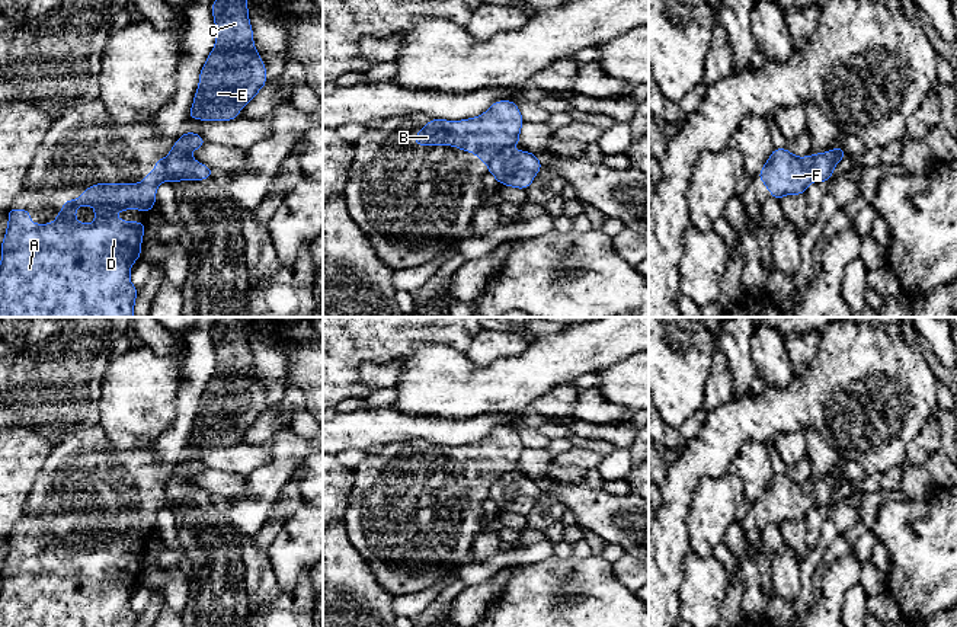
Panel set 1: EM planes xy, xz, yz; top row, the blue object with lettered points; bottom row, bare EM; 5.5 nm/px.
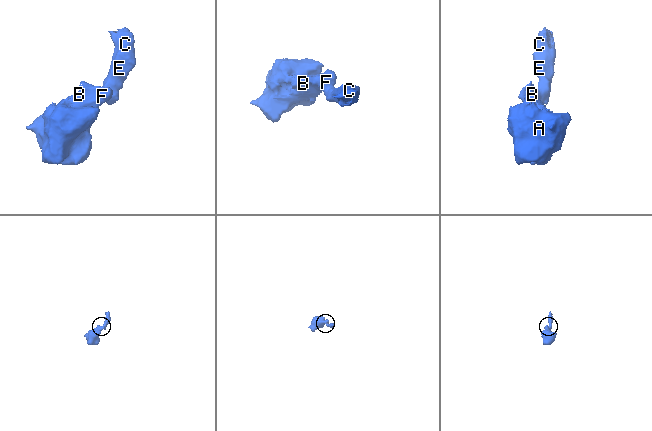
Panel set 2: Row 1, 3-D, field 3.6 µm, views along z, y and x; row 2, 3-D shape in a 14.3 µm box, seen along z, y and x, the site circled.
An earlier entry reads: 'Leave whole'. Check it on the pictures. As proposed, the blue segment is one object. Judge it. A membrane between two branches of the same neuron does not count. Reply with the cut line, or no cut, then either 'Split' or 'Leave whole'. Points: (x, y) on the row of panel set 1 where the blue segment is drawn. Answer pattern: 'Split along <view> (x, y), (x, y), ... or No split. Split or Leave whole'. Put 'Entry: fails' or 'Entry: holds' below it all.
Split along yz (810, 156), (816, 179). Split
Entry: fails

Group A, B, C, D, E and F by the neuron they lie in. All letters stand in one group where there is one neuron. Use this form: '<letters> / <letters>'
A B D F / C E

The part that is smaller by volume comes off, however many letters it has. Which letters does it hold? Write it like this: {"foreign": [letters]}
{"foreign": ["C", "E"]}

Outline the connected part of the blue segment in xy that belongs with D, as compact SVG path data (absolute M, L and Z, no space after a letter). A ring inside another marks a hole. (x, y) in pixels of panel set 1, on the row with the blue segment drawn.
M159 159L156 169L148 172L141 183L96 183L86 188L81 198L64 201L63 211L55 214L57 220L52 224L32 224L29 211L9 209L9 225L0 249L0 317L134 317L138 291L129 281L129 271L141 256L145 224L125 223L113 214L132 207L147 214L156 205L157 186L164 180L169 180L166 163ZM81 205L95 207L95 223L74 220L76 209Z

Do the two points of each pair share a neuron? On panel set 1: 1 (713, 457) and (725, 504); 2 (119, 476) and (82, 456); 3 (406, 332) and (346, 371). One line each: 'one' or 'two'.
1: two
2: one
3: one

